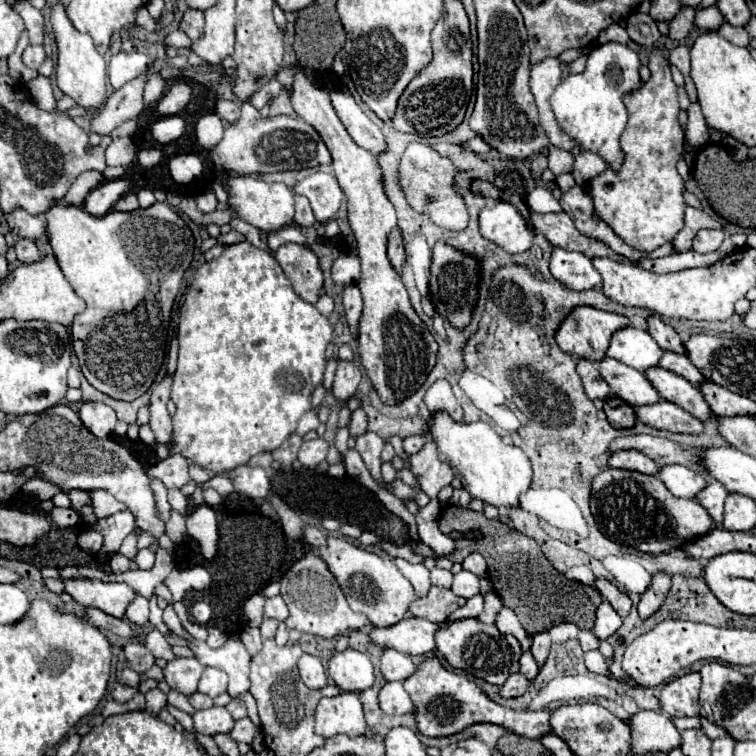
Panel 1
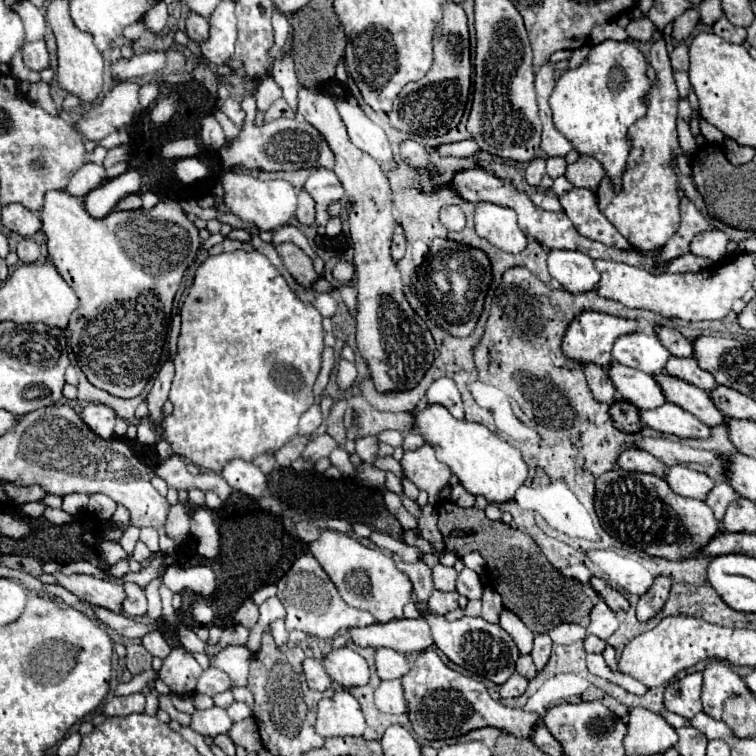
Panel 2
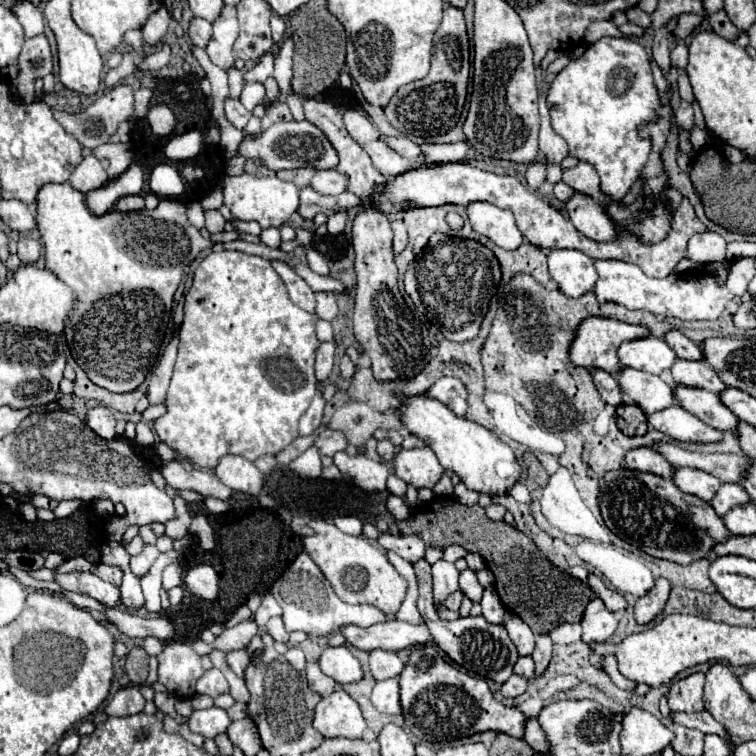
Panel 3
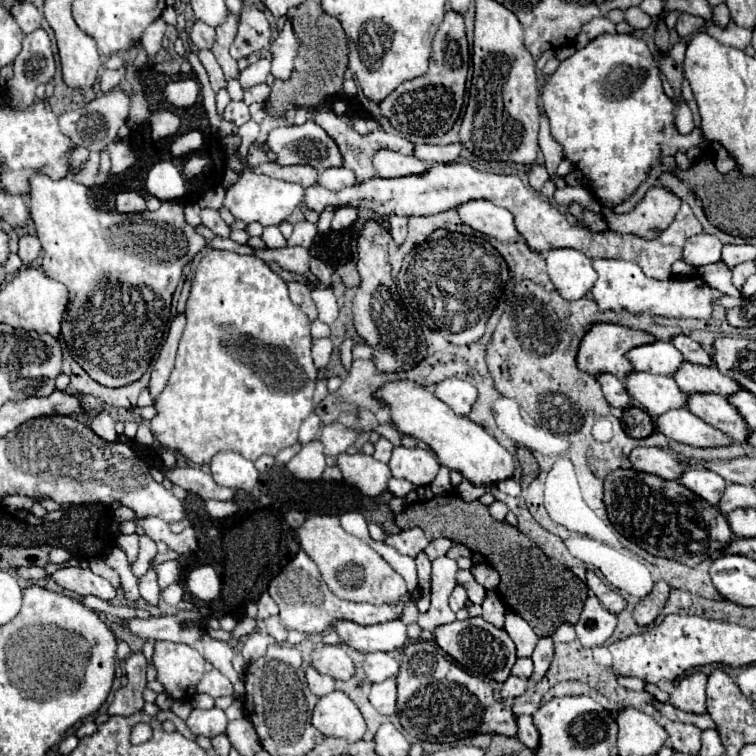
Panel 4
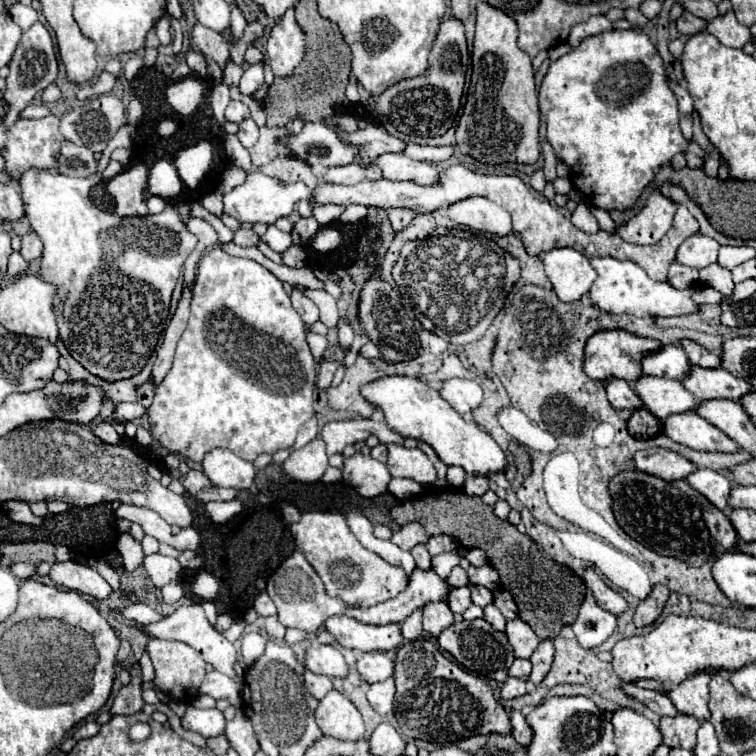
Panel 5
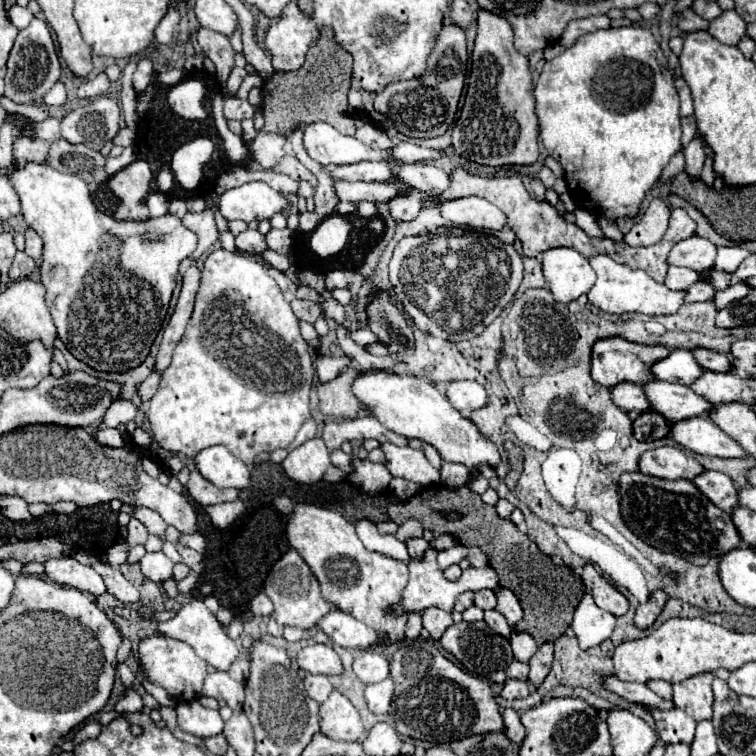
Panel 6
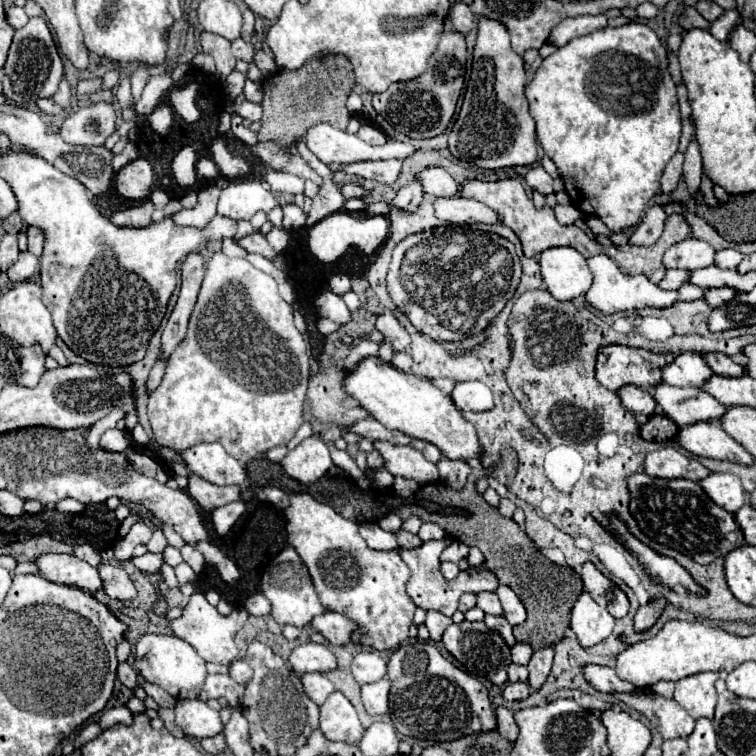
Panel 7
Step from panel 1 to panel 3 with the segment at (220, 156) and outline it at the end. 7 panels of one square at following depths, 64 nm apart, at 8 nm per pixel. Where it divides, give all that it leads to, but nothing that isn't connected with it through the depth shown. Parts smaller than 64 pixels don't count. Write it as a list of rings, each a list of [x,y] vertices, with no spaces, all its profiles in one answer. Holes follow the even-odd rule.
[[[246,84],[244,90],[242,90],[242,96],[240,96],[240,102],[244,104],[246,110],[254,110],[256,104],[260,103],[265,96],[265,88],[262,84]],[[302,120],[278,122],[258,134],[246,134],[238,146],[238,154],[246,160],[254,160],[264,164],[270,170],[294,170],[294,168],[334,168],[338,164],[338,156],[328,142],[328,138],[314,124]]]

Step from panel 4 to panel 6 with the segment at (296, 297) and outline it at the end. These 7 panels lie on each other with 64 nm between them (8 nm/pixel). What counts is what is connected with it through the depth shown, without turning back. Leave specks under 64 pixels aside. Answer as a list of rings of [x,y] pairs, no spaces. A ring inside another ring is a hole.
[[[292,300],[292,310],[300,320],[310,324],[314,324],[320,318],[320,306],[310,300]]]

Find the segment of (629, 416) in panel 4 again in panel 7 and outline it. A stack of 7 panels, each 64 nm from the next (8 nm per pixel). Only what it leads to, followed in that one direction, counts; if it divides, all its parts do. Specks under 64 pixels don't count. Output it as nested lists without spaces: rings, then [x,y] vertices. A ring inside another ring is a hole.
[[[662,414],[650,416],[648,422],[640,426],[640,438],[644,438],[644,440],[666,442],[666,440],[672,440],[676,434],[678,434],[678,426]]]

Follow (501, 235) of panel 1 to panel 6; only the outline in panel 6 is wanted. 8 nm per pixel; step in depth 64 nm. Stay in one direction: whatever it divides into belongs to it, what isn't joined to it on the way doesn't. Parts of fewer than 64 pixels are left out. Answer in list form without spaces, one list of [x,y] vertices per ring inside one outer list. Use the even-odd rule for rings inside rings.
[[[478,196],[440,202],[440,210],[442,216],[454,222],[456,226],[470,226],[484,230],[502,230],[508,226],[506,214],[492,202]]]

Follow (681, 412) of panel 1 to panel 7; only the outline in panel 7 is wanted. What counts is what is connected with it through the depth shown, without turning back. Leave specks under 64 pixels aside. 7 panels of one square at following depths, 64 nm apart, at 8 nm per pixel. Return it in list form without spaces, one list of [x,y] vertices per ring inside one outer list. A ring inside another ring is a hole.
[[[696,422],[678,430],[678,444],[688,452],[704,458],[754,464],[754,458],[730,438],[718,422]]]

